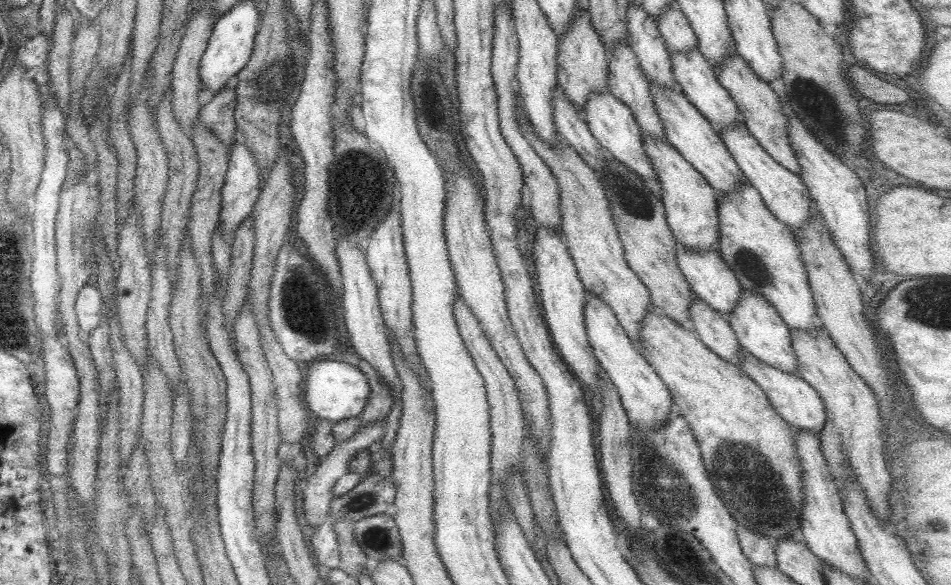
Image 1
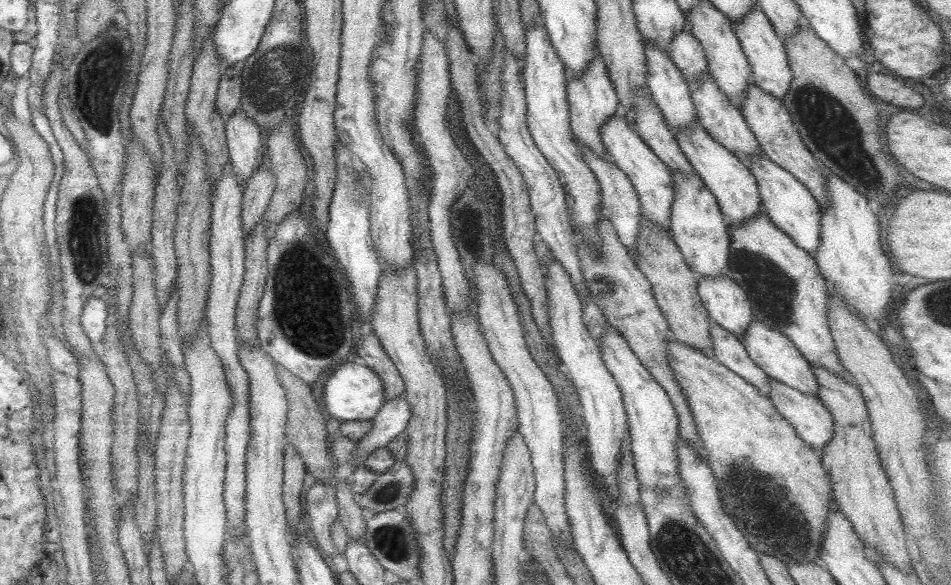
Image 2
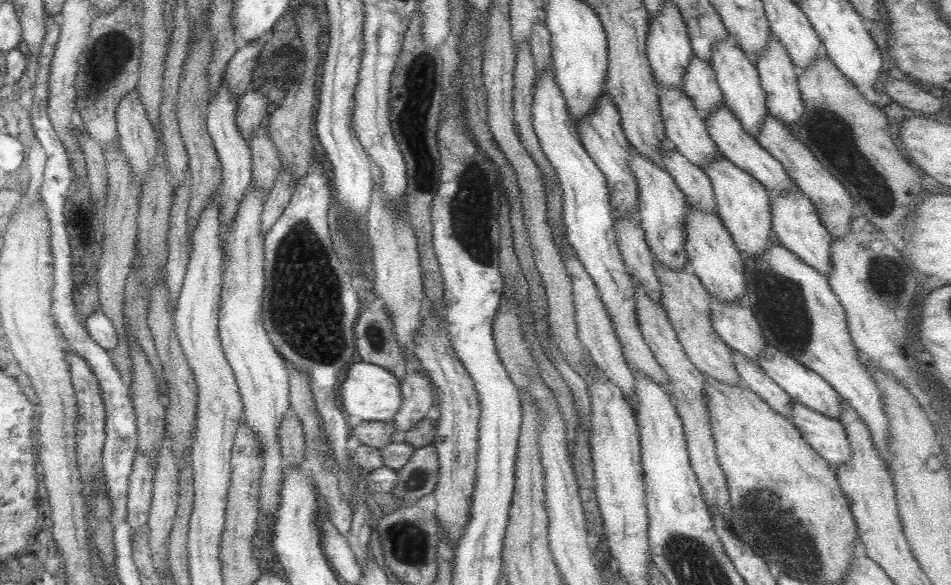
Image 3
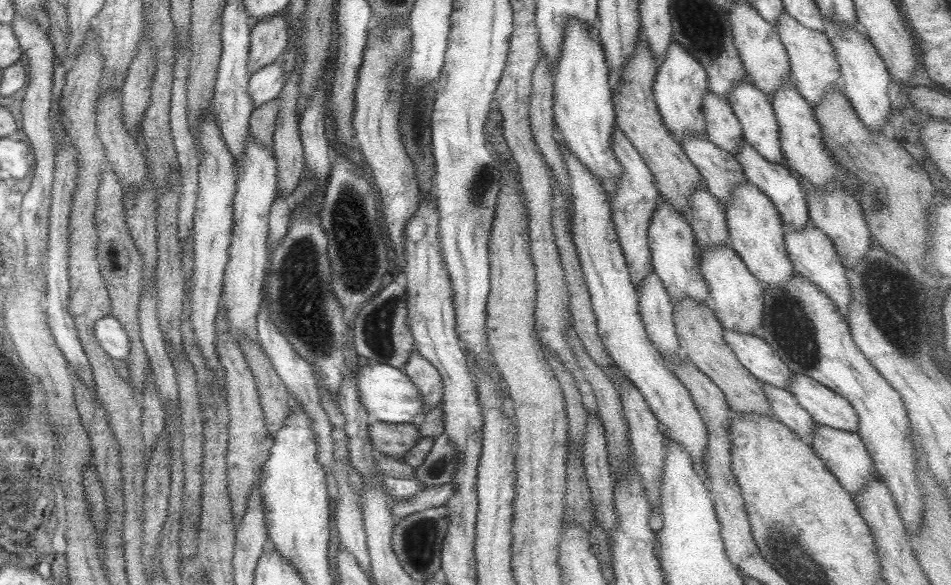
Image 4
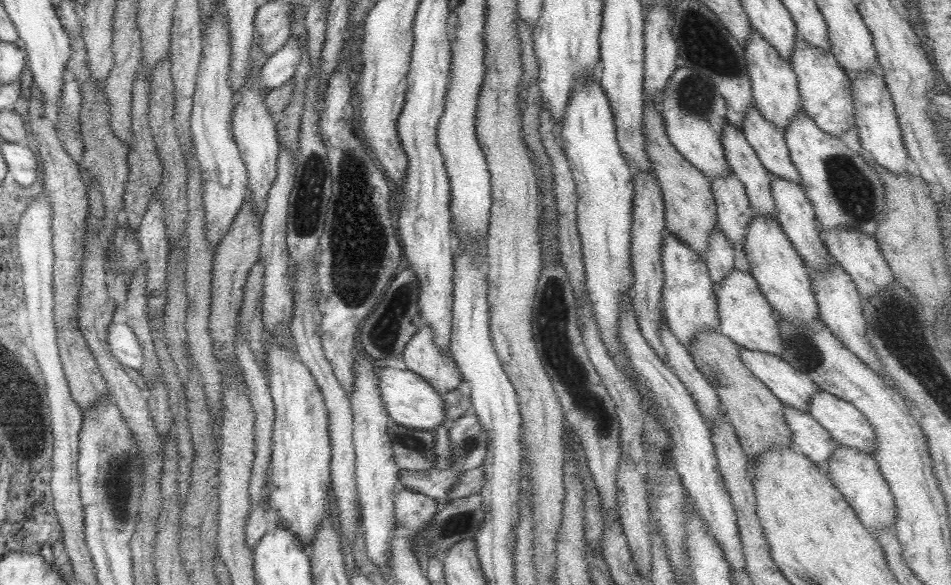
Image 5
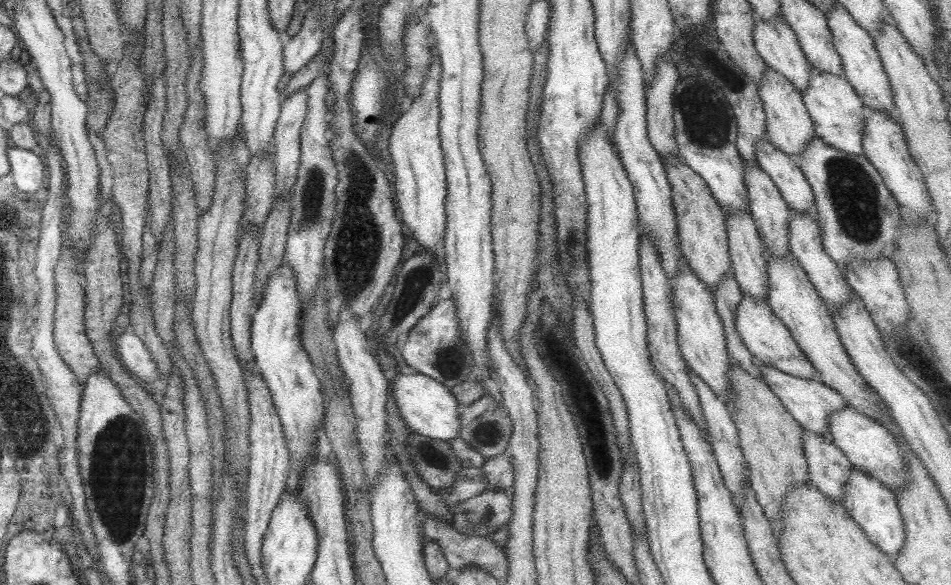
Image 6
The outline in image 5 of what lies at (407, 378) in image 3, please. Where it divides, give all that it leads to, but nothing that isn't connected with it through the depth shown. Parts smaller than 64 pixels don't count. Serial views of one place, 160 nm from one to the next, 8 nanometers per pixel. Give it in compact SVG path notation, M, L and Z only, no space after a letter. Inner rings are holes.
M424 323L405 344L400 366L417 373L441 397L456 389L461 381L452 358L436 347L431 329Z

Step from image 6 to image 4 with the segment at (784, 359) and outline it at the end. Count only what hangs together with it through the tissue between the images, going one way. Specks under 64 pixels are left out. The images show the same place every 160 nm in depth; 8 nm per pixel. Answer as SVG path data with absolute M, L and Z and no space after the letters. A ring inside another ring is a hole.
M727 245L700 249L701 273L707 289L706 305L712 310L723 330L756 335L762 315L762 290L758 280L746 269L739 255Z

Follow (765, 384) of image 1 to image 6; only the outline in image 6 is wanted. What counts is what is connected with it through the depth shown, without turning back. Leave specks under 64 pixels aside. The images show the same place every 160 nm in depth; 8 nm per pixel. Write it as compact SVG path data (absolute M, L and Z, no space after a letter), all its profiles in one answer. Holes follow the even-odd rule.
M853 469L843 484L840 505L847 511L853 522L859 525L873 546L885 555L895 558L903 544L904 528L897 499L893 493L889 492L881 482Z

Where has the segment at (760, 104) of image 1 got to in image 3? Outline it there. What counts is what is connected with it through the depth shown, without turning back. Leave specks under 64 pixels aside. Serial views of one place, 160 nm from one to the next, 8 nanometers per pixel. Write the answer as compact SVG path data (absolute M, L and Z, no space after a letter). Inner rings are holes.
M769 113L764 114L764 121L761 121L760 131L756 134L756 141L769 154L781 163L791 184L805 195L815 207L819 215L819 221L831 238L842 237L846 234L851 222L853 213L857 213L854 201L845 190L845 185L831 176L819 161L811 154L811 151L797 138L795 133L781 121L778 121Z

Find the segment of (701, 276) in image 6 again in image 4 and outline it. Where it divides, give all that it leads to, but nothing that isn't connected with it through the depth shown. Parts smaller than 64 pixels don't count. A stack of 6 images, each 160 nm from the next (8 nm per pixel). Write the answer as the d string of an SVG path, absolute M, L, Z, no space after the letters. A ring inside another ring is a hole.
M636 38L632 54L625 59L619 84L611 87L614 108L614 126L633 145L654 177L652 182L658 190L659 199L667 201L676 211L688 214L688 196L693 187L701 184L700 174L685 156L681 145L663 124L652 97L652 84L657 74L656 60L652 57L647 43Z

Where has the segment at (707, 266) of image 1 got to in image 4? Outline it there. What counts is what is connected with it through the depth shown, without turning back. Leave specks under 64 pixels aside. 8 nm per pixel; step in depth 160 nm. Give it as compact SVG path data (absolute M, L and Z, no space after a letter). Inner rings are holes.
M727 329L722 332L722 337L739 364L757 380L788 390L788 380L795 372L792 372L761 337Z

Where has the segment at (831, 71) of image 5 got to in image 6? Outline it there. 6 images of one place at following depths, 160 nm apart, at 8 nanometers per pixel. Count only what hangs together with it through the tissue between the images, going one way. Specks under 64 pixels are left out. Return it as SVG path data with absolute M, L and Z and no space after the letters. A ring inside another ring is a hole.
M809 66L809 84L805 84L800 94L805 110L813 123L813 134L823 143L841 152L851 155L862 155L861 139L864 131L864 120L868 113L861 98L841 76L821 74L817 68Z

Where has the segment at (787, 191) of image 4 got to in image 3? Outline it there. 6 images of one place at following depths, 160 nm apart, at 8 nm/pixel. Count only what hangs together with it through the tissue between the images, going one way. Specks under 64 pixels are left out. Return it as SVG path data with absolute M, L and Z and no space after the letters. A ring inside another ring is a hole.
M719 105L714 111L711 111L704 118L704 123L709 138L718 149L718 154L758 180L768 190L771 197L787 192L789 187L793 187L789 183L789 178L781 163L777 162L756 139L743 130L737 117L725 105Z

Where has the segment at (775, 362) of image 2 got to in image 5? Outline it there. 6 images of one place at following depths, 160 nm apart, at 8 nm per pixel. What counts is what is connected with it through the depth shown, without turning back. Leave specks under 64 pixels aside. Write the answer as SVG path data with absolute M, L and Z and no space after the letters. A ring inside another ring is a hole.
M817 391L808 400L807 413L825 431L835 445L845 446L849 450L857 450L873 457L875 434L873 427L852 404Z

